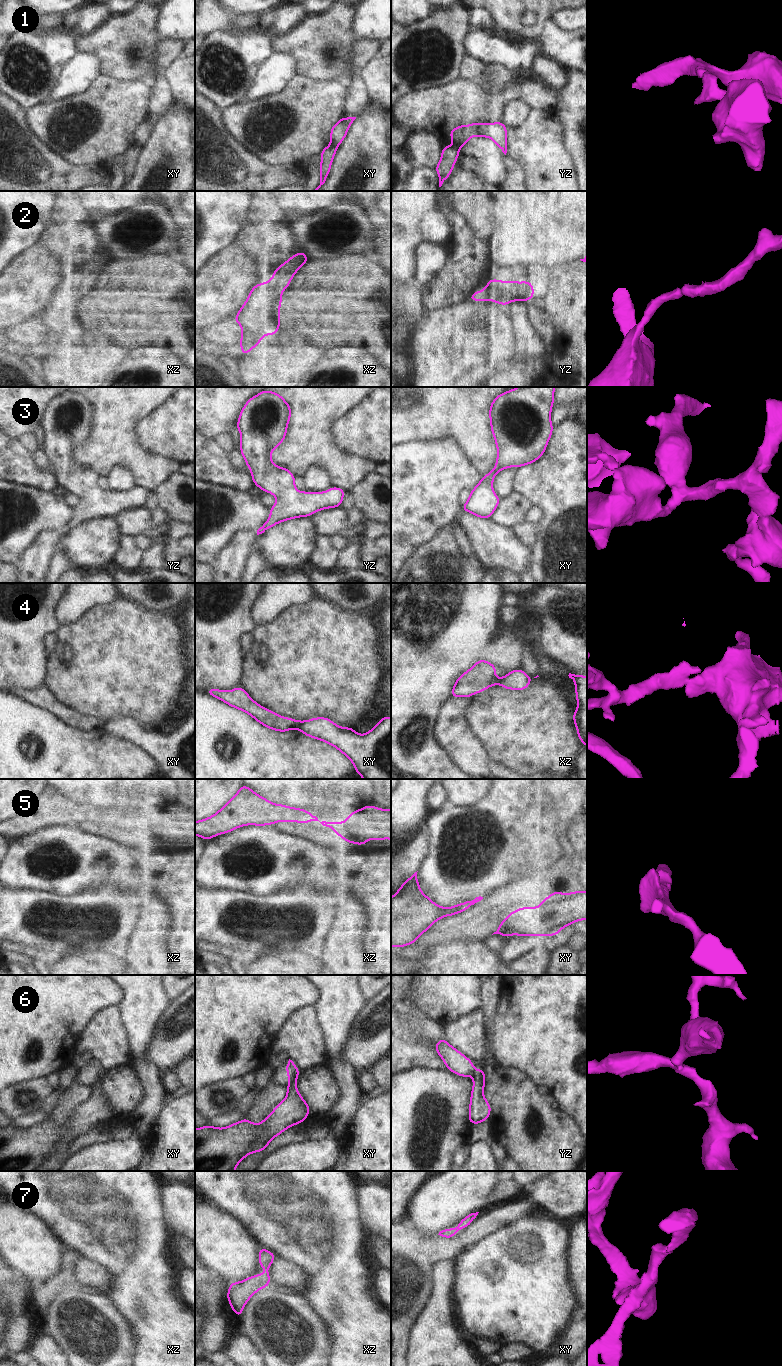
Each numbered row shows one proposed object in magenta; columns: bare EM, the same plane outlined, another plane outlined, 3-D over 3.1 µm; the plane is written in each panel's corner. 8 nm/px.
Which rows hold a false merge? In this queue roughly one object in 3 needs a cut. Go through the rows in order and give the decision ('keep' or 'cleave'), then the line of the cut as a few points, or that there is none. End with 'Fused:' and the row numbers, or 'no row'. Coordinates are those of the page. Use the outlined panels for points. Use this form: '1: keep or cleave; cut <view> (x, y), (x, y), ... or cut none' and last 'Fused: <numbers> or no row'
1: cleave; cut xy (330, 144), (336, 148)
2: keep; cut none
3: keep; cut none
4: cleave; cut xy (302, 722), (297, 728)
5: keep; cut none
6: cleave; cut xy (299, 1071), (293, 1072), (290, 1080)
7: keep; cut none
Fused: 1, 4, 6

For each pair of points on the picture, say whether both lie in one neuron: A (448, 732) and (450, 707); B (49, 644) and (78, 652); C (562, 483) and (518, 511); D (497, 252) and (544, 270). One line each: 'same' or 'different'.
A: same
B: different
C: different
D: same

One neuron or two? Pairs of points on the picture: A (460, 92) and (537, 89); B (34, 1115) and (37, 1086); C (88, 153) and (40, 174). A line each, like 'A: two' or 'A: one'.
A: one
B: two
C: two

